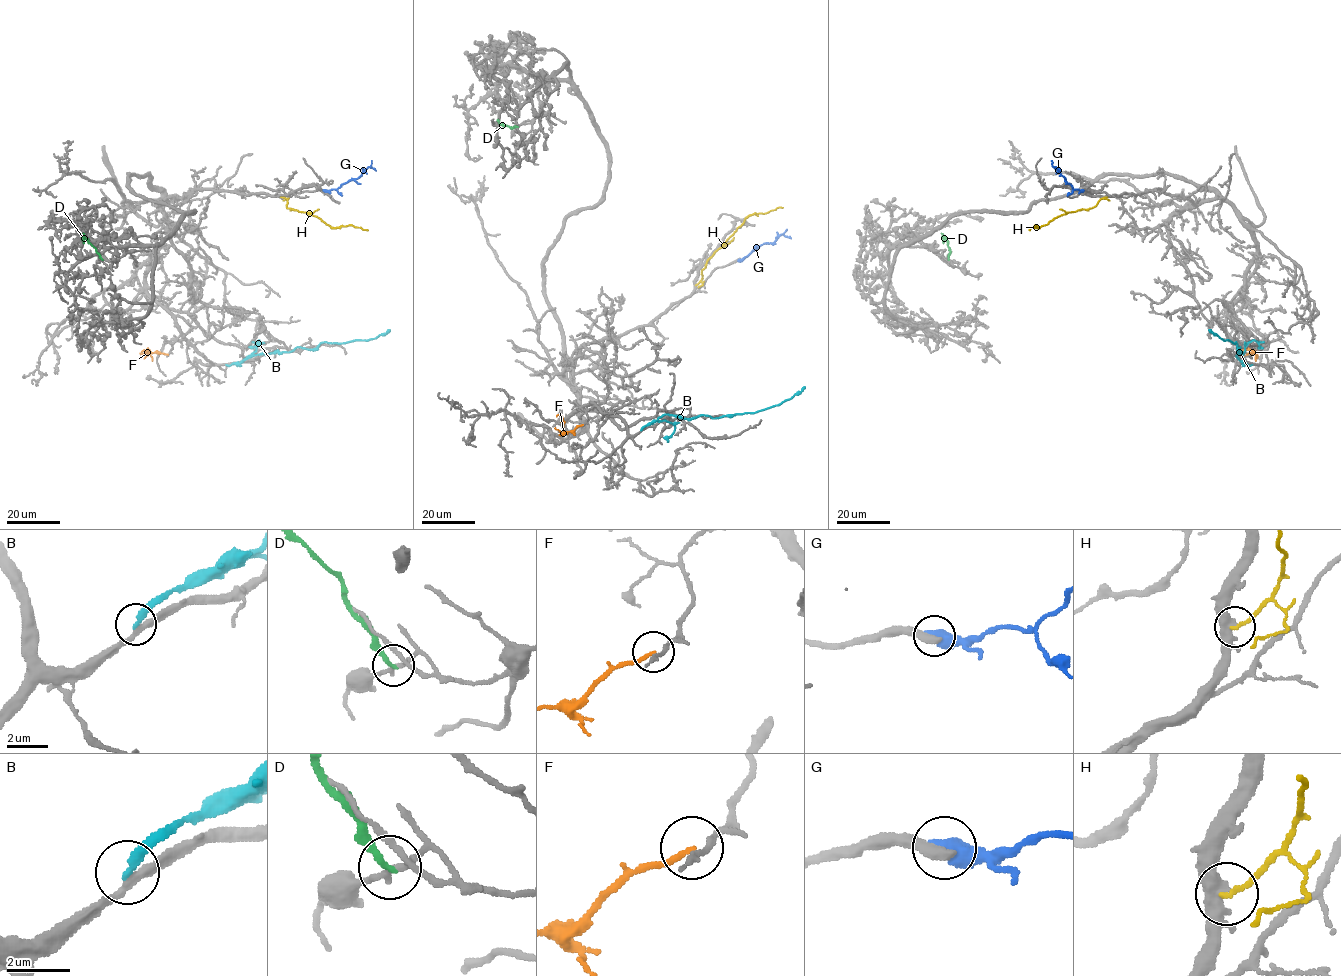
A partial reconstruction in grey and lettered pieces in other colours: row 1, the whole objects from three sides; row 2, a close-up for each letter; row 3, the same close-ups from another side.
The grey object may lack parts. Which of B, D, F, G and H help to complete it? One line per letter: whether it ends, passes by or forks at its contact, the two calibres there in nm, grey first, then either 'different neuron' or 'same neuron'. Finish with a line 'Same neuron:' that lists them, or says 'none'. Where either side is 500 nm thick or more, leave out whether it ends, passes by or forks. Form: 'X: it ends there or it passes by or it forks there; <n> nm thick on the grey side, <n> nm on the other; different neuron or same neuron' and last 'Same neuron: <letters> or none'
B: it ends there; 280 nm thick on the grey side, 240 nm on the other; different neuron
D: it ends there; 180 nm thick on the grey side, 200 nm on the other; different neuron
F: it ends there; 240 nm thick on the grey side, 180 nm on the other; different neuron
G: 460 nm thick on the grey side, 700 nm on the other; different neuron
H: it ends there; 360 nm thick on the grey side, 160 nm on the other; different neuron
Same neuron: none

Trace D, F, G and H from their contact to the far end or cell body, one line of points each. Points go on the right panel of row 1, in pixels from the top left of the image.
D: (948, 259), (950, 250), (944, 236), (943, 243)
F: (1246, 354), (1254, 351), (1239, 351), (1243, 356)
G: (1082, 190), (1074, 189), (1060, 171)
H: (1106, 197), (1088, 209), (1069, 212), (1029, 230)

